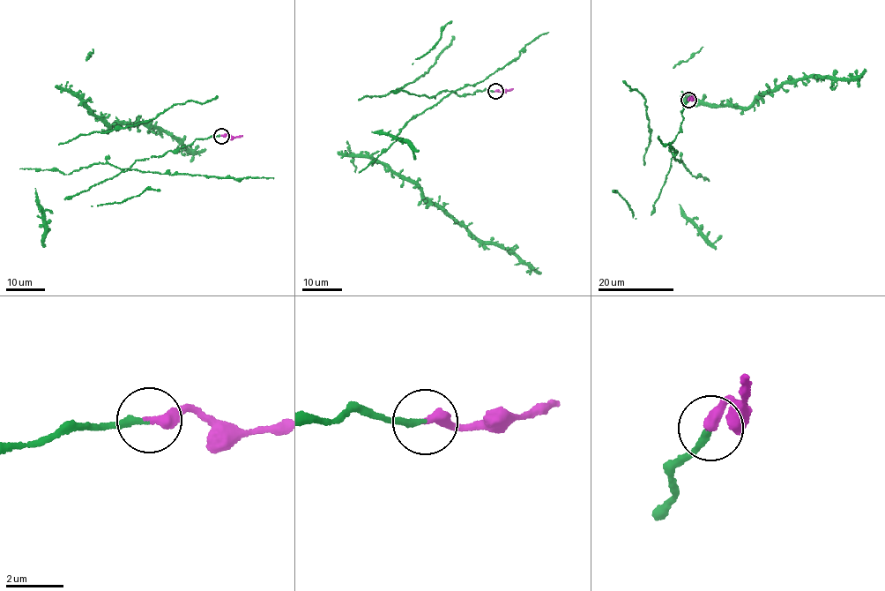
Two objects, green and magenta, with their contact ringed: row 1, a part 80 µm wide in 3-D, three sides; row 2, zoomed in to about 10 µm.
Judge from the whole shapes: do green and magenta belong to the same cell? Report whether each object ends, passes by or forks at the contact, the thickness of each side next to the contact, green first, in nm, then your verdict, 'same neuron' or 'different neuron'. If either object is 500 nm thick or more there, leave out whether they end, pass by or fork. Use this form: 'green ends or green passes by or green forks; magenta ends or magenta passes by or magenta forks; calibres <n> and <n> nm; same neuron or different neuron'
green ends; magenta ends; calibres 200 and 360 nm; same neuron

